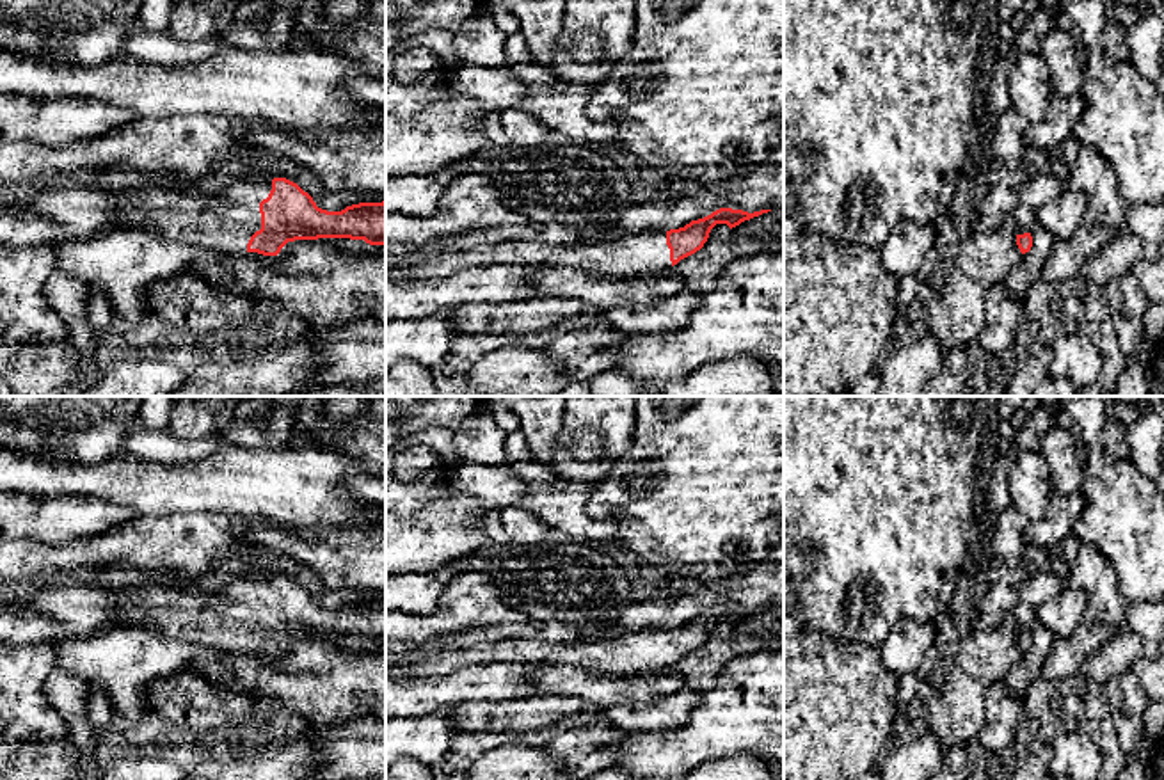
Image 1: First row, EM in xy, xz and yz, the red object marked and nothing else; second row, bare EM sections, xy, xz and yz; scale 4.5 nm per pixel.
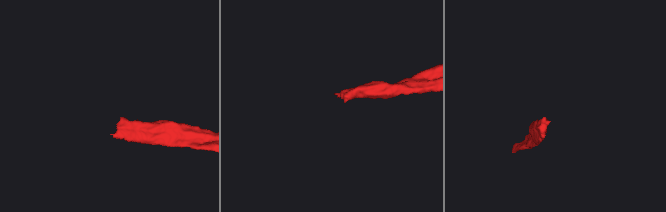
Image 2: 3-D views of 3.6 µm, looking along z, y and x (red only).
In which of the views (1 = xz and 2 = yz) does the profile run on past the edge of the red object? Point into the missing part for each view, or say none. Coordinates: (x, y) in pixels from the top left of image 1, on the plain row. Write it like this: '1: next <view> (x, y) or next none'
1: next xz (642, 651)
2: next yz (1040, 585)

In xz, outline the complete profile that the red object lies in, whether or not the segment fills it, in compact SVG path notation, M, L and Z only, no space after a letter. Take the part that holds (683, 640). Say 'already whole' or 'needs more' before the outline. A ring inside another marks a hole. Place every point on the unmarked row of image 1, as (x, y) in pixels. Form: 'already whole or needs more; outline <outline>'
needs more; outline M720 606L679 627L634 631L601 641L549 641L522 636L521 640L487 641L457 650L444 647L425 649L414 641L386 640L386 679L442 675L455 672L458 666L469 668L471 665L499 661L533 666L581 666L588 672L610 675L658 672L700 649L716 622L727 622L732 627L768 609L771 608L748 611Z

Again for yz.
needs more; outline M1048 569L1032 570L1017 586L1018 602L1011 609L1017 629L1017 643L1022 652L1032 645L1031 629L1038 622L1038 609L1064 588L1064 577Z

